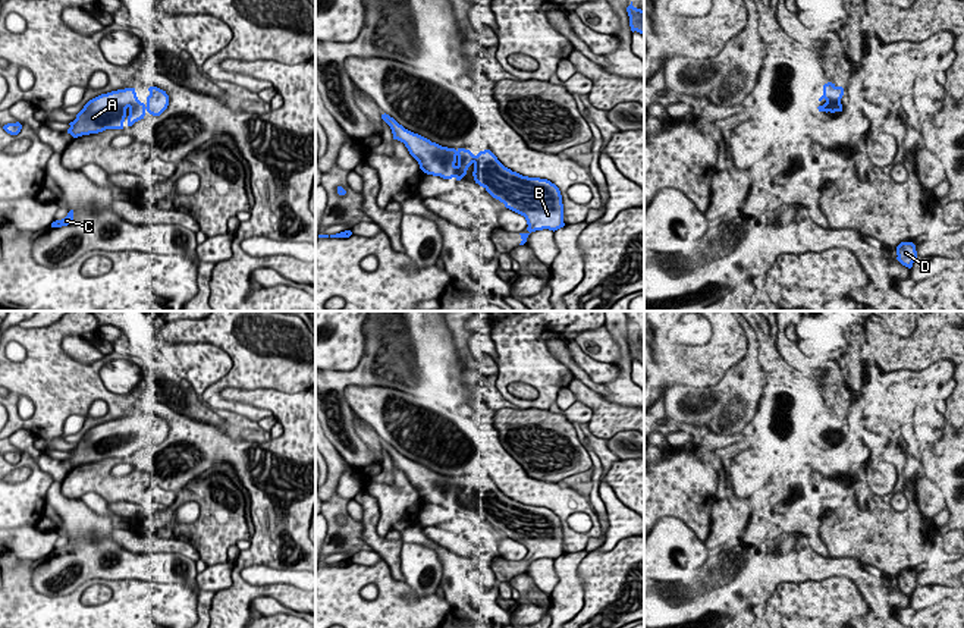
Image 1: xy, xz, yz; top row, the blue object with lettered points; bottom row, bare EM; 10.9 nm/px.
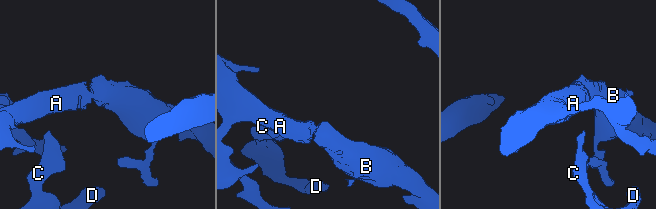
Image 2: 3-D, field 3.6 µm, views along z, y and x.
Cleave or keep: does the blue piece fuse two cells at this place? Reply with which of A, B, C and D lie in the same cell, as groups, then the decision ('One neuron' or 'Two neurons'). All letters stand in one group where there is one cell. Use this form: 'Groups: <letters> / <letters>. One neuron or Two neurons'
Groups: A B C D. One neuron

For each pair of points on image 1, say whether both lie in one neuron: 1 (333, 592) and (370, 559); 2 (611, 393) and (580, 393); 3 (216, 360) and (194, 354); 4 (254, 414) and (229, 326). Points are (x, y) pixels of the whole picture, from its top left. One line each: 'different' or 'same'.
1: different
2: different
3: same
4: same

